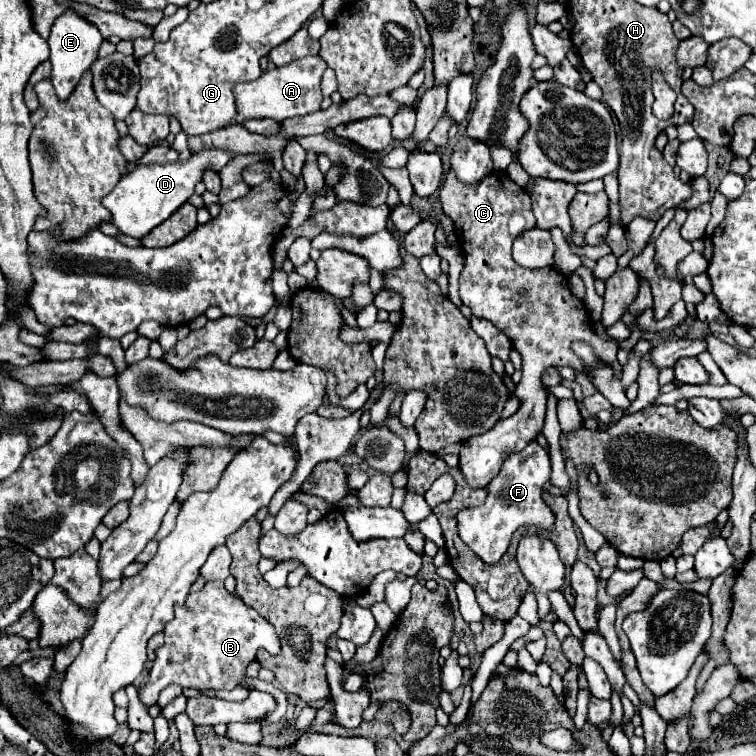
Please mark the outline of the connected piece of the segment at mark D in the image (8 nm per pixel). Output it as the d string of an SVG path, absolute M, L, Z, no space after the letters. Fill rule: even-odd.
M204 149L192 153L188 161L178 159L176 163L138 165L118 181L108 197L104 197L104 207L112 213L112 223L120 229L120 233L142 239L194 195L194 187L202 181L202 173L206 169L220 173L222 167L232 161L232 157L234 155L224 149Z

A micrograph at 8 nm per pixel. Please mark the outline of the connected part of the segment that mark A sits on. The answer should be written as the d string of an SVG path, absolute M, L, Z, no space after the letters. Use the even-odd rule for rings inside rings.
M308 55L304 59L292 61L284 67L274 67L270 71L264 71L260 79L238 83L234 87L236 95L236 125L242 125L244 119L274 119L284 121L296 115L308 115L312 111L320 109L322 93L320 93L320 77L326 69L326 63L318 55Z

